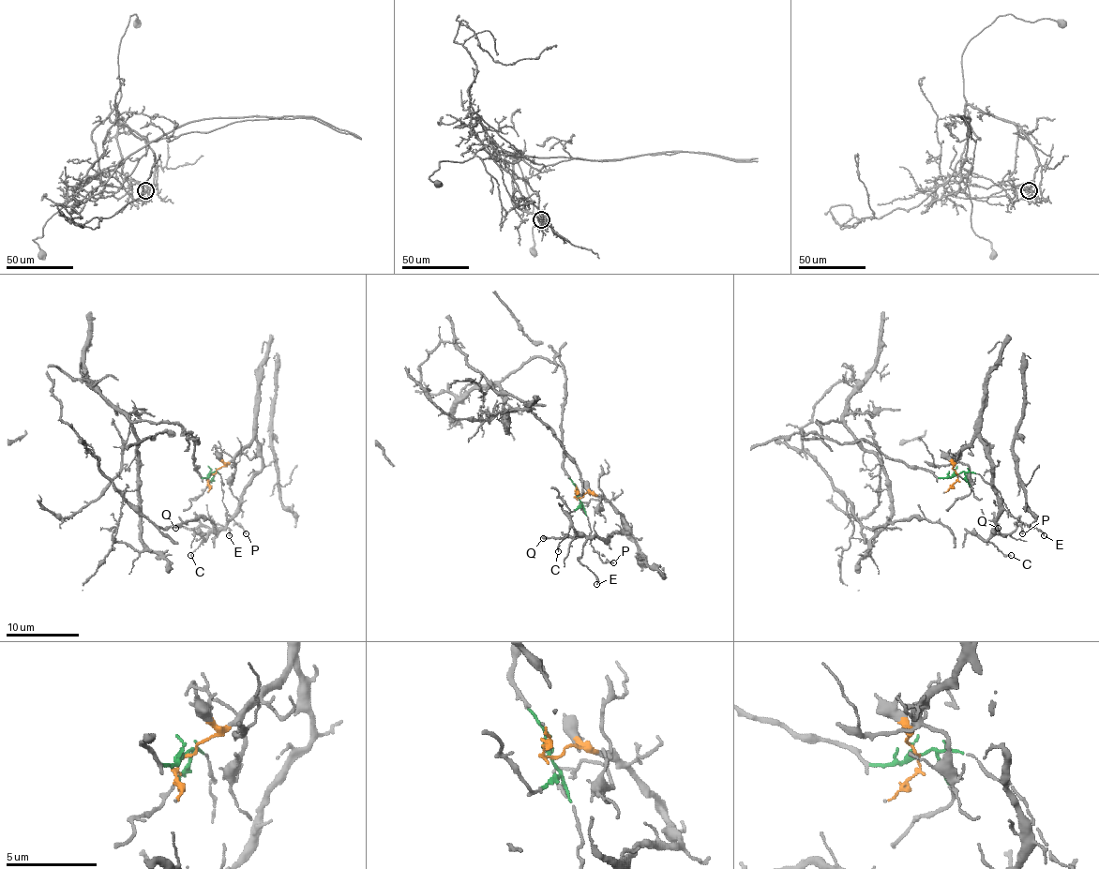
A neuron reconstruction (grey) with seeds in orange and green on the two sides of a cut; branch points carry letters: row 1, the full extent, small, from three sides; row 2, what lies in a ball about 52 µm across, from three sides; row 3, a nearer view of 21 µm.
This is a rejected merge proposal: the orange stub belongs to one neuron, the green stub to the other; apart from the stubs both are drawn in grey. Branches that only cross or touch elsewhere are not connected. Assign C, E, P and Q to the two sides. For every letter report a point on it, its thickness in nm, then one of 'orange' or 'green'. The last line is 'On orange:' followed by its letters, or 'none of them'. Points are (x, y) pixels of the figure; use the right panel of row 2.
C: (1011, 555) | 170 nm | orange
E: (1044, 535) | 140 nm | orange
P: (1022, 533) | 160 nm | green
Q: (998, 528) | 260 nm | orange
On orange: C, E, Q

